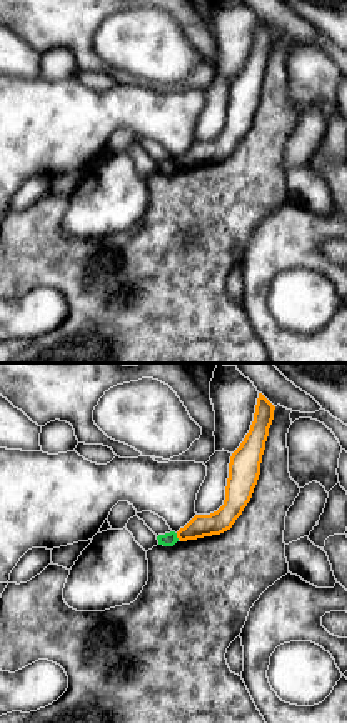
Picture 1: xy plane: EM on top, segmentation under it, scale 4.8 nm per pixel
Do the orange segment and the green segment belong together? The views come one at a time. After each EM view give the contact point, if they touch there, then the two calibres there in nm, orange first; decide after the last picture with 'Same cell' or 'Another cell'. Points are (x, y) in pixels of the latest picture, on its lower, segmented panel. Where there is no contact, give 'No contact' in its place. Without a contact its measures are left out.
Touches orange at (177, 537). Thickness 110 nm (orange) against 70 nm

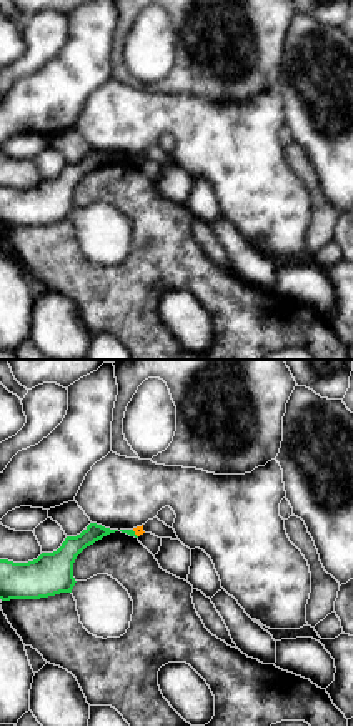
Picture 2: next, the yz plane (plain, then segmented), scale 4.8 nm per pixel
Touches orange at (135, 533). Thickness 50 nm (orange) against 30 nm

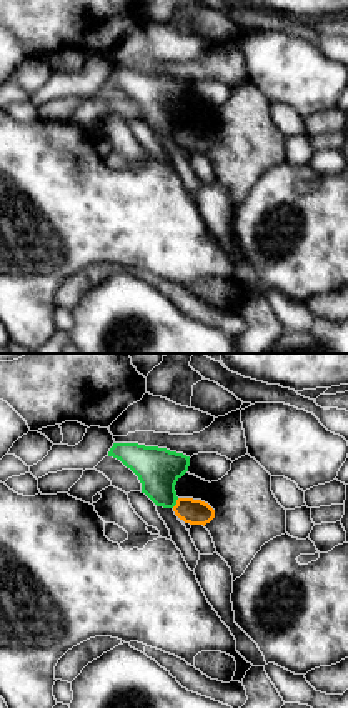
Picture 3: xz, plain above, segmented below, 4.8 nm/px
Touches orange at (177, 503). Thickness 130 nm (orange) against 200 nm

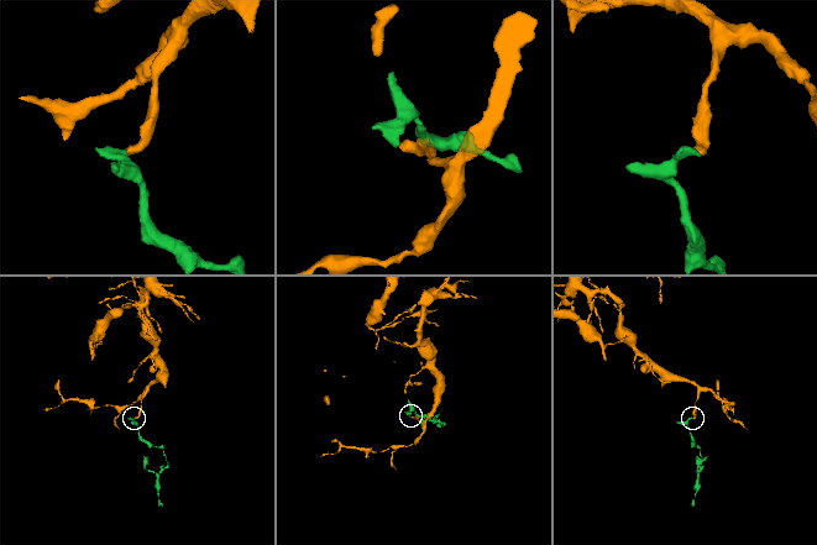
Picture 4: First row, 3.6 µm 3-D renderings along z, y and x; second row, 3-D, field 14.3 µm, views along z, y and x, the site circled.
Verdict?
Another cell

